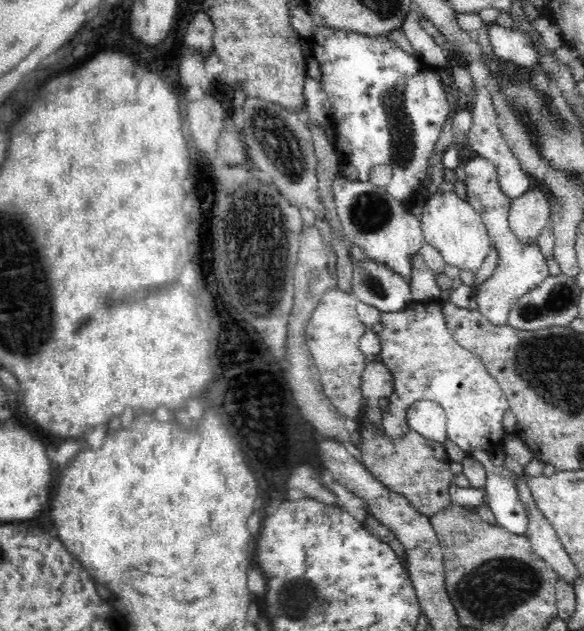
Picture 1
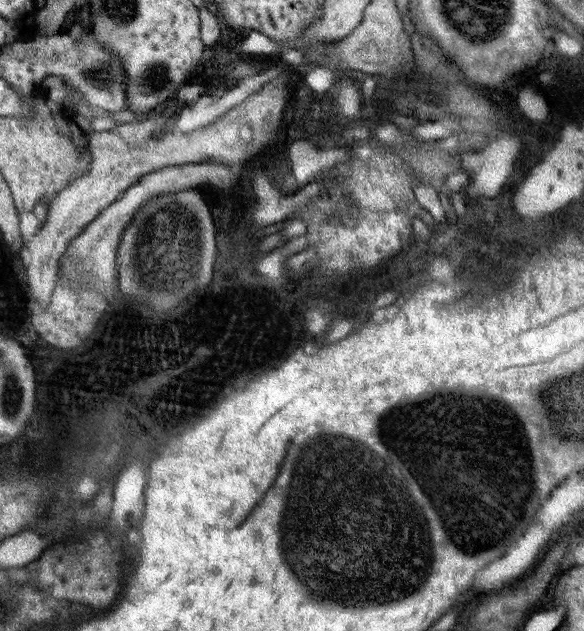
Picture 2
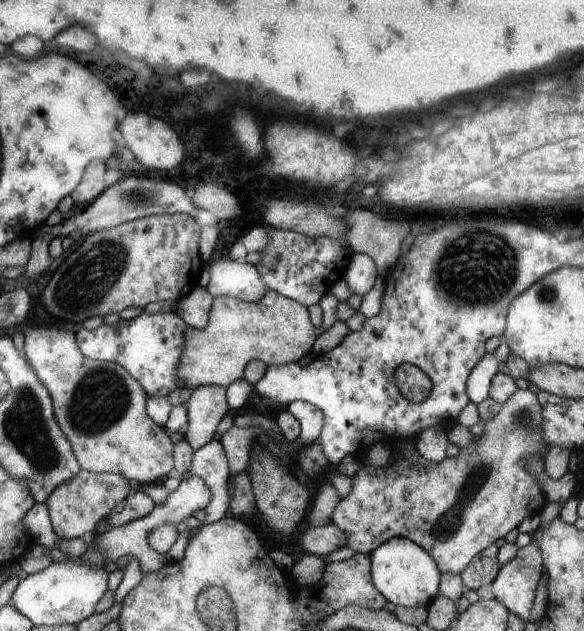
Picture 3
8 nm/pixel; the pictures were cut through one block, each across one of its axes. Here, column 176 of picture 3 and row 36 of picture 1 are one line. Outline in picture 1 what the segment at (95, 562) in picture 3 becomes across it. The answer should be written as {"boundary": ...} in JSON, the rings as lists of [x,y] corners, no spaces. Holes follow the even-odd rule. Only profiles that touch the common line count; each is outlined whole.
{"boundary":[[[494,22],[488,24],[488,38],[494,56],[498,56],[500,60],[514,62],[518,66],[538,64],[538,54],[528,46],[528,38],[524,32],[518,32],[516,28],[502,28]]]}

